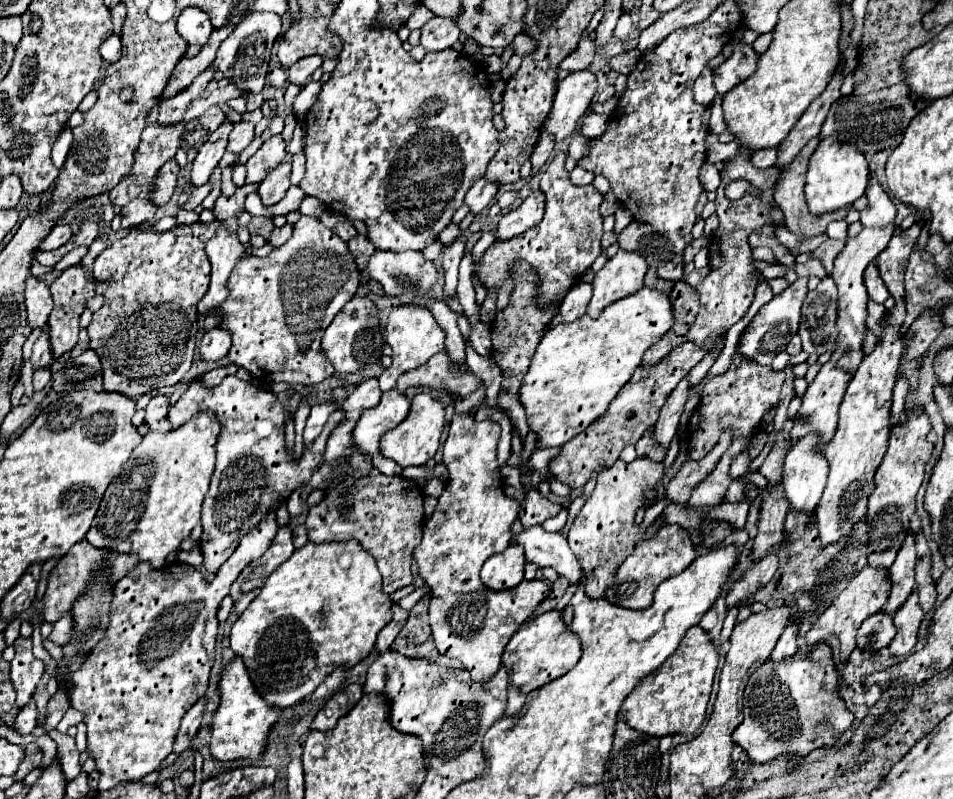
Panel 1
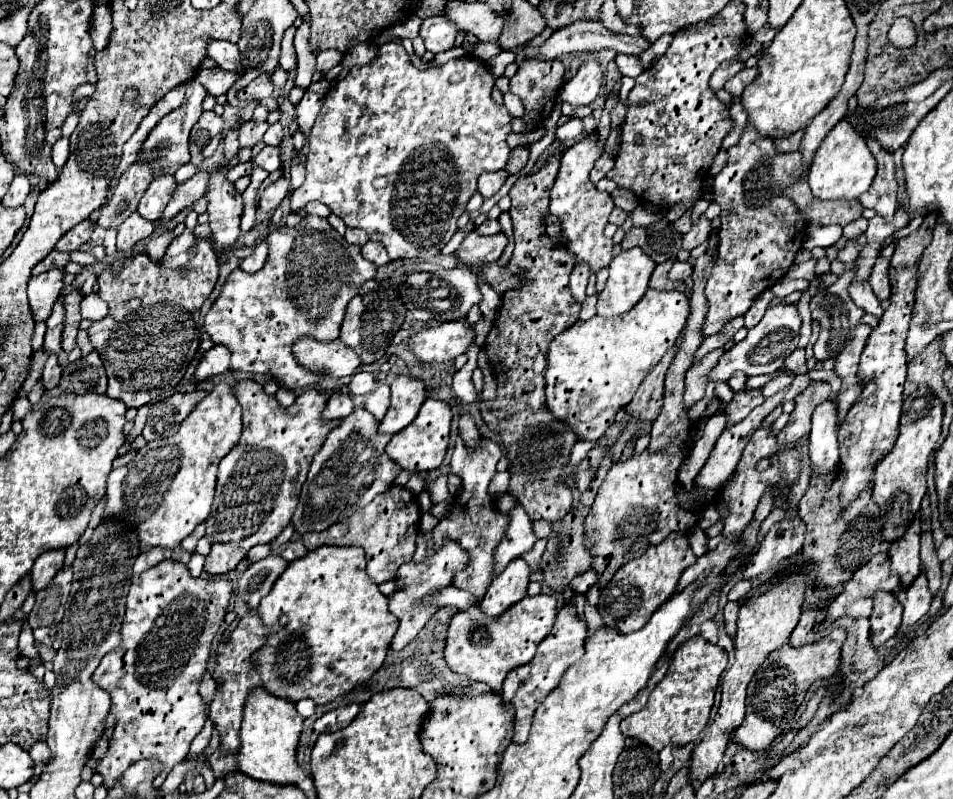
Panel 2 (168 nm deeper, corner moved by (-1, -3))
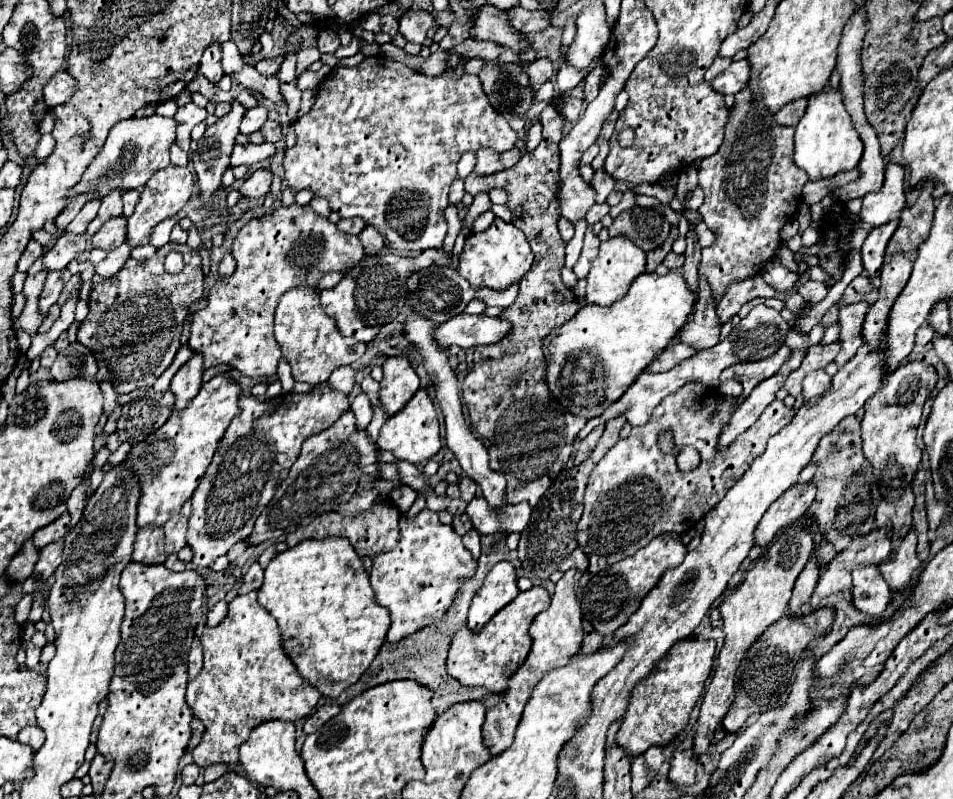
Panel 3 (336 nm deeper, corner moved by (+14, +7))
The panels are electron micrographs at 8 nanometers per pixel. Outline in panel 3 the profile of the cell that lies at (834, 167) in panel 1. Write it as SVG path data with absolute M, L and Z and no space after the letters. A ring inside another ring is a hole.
M822 88L818 94L808 98L806 114L796 126L796 166L806 170L810 180L832 178L842 170L852 170L862 158L862 140L854 130L852 118L846 112L844 98L838 88Z

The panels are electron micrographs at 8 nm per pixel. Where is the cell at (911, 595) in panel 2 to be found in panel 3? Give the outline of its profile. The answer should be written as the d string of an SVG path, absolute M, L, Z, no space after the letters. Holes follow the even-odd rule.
M914 528L904 536L902 542L898 542L890 554L888 560L880 562L880 574L884 576L884 580L888 582L892 592L902 592L906 590L910 584L910 578L914 574L914 570L920 566L920 560L916 556L916 532Z

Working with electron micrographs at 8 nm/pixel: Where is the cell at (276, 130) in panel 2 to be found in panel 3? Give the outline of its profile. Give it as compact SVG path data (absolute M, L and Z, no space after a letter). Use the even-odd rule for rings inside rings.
M268 120L268 122L264 124L262 132L264 132L264 136L266 136L266 140L268 140L268 142L276 144L276 142L280 142L280 138L282 138L282 122Z

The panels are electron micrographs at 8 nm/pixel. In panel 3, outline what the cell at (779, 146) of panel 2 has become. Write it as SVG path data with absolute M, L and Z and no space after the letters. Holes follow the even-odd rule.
M798 98L798 100L788 102L780 112L776 112L776 120L782 122L782 126L796 126L804 116L806 102L808 102L806 98Z

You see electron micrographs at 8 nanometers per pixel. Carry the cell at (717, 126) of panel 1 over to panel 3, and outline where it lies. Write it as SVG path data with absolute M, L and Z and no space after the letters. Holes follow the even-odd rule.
M718 56L718 58L714 60L714 64L706 70L706 76L704 76L706 82L710 84L710 82L712 82L712 80L722 72L722 70L726 70L730 64L732 64L732 58L720 58L720 56Z

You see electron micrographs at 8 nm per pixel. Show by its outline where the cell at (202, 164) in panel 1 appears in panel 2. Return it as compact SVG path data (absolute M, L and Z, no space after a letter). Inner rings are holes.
M199 170L191 180L179 184L171 196L171 202L167 204L165 212L163 212L163 218L159 222L159 226L163 226L165 222L169 222L179 210L191 206L197 198L201 198L205 192L207 192L207 186L209 186L209 172L207 170Z

